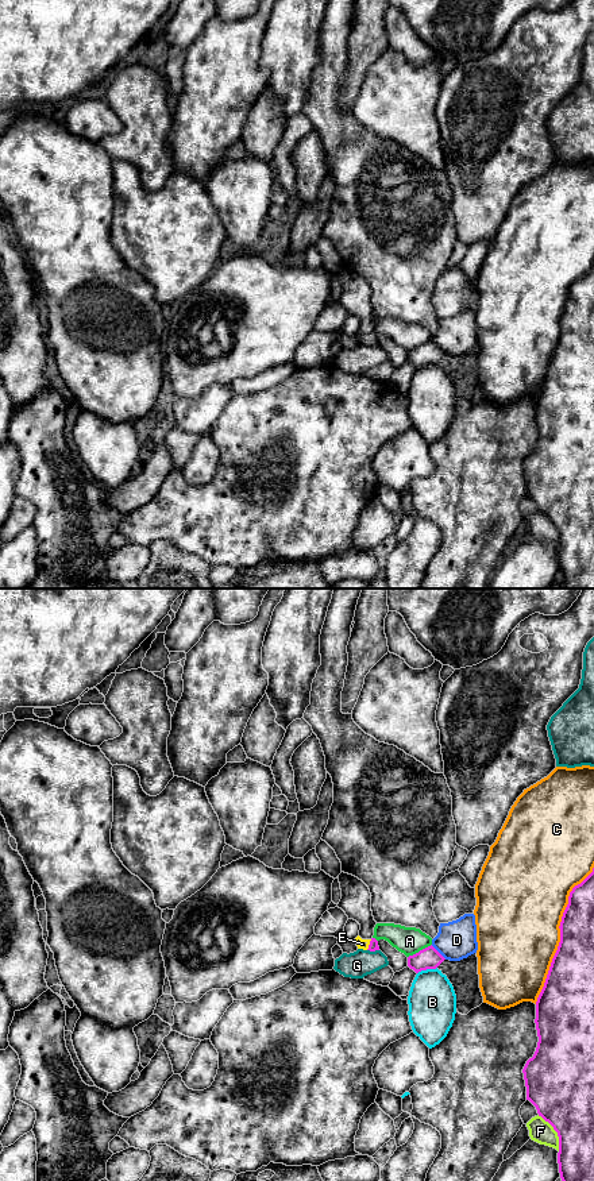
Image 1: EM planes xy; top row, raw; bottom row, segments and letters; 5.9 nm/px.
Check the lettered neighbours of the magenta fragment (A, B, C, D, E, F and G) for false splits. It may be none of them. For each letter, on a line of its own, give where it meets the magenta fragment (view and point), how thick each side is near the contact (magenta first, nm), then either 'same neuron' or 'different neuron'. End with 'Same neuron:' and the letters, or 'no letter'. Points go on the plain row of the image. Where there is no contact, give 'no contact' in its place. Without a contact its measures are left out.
A: contact xy (420, 346); calibres 130 and 160 nm; different neuron
B: contact xy (427, 363); calibres 130 and 280 nm; different neuron
C: contact xy (560, 330); calibres 280 and 480 nm; different neuron
D: contact xy (438, 347); calibres 130 and 240 nm; different neuron
E: contact xy (369, 340); calibres 60 and 60 nm; same neuron
F: contact xy (555, 525); calibres 380 and 140 nm; different neuron
G: contact xy (373, 346); calibres 60 and 160 nm; different neuron
Same neuron: E

